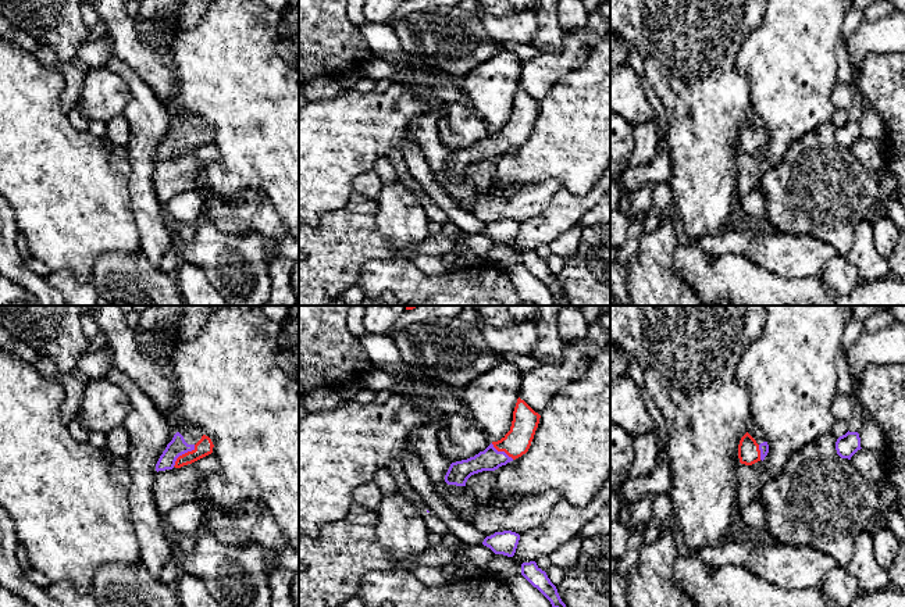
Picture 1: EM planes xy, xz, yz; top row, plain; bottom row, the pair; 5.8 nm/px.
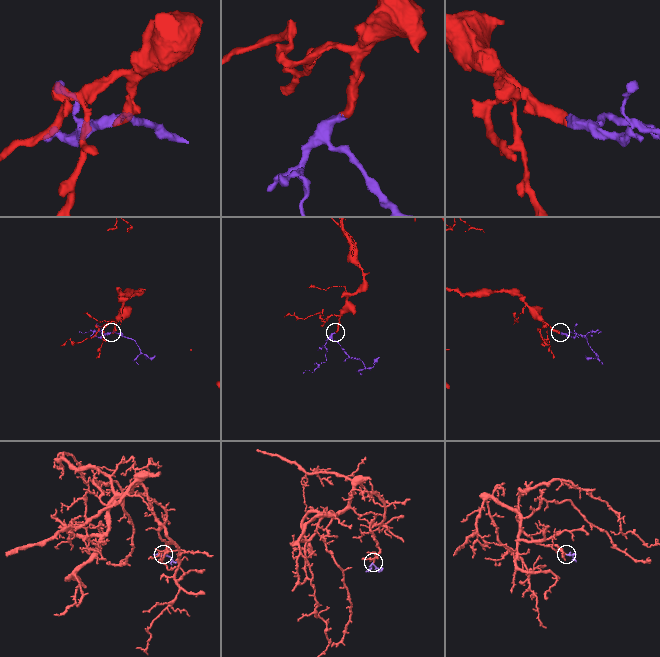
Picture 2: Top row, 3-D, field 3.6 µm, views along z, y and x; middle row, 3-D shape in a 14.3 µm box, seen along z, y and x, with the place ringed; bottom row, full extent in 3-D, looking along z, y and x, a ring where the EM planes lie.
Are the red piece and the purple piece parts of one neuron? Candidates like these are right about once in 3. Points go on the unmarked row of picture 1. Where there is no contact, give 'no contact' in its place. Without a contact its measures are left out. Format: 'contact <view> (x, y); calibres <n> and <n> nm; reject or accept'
contact xy (182, 143); calibres 100 and 100 nm; accept

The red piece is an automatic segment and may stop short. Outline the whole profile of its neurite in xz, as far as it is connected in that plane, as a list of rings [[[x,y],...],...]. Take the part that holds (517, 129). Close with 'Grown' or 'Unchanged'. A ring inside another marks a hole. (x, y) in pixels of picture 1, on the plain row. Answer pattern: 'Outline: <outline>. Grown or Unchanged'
Outline: [[[519,86],[510,119],[474,146],[452,151],[445,164],[445,171],[448,174],[466,175],[471,164],[482,160],[495,160],[525,143],[534,128],[539,107],[541,104]]]. Grown

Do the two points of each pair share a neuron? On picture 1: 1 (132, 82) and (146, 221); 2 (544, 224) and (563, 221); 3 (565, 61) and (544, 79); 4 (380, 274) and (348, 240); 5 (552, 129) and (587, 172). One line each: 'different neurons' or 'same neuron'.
1: same neuron
2: same neuron
3: same neuron
4: different neurons
5: same neuron

